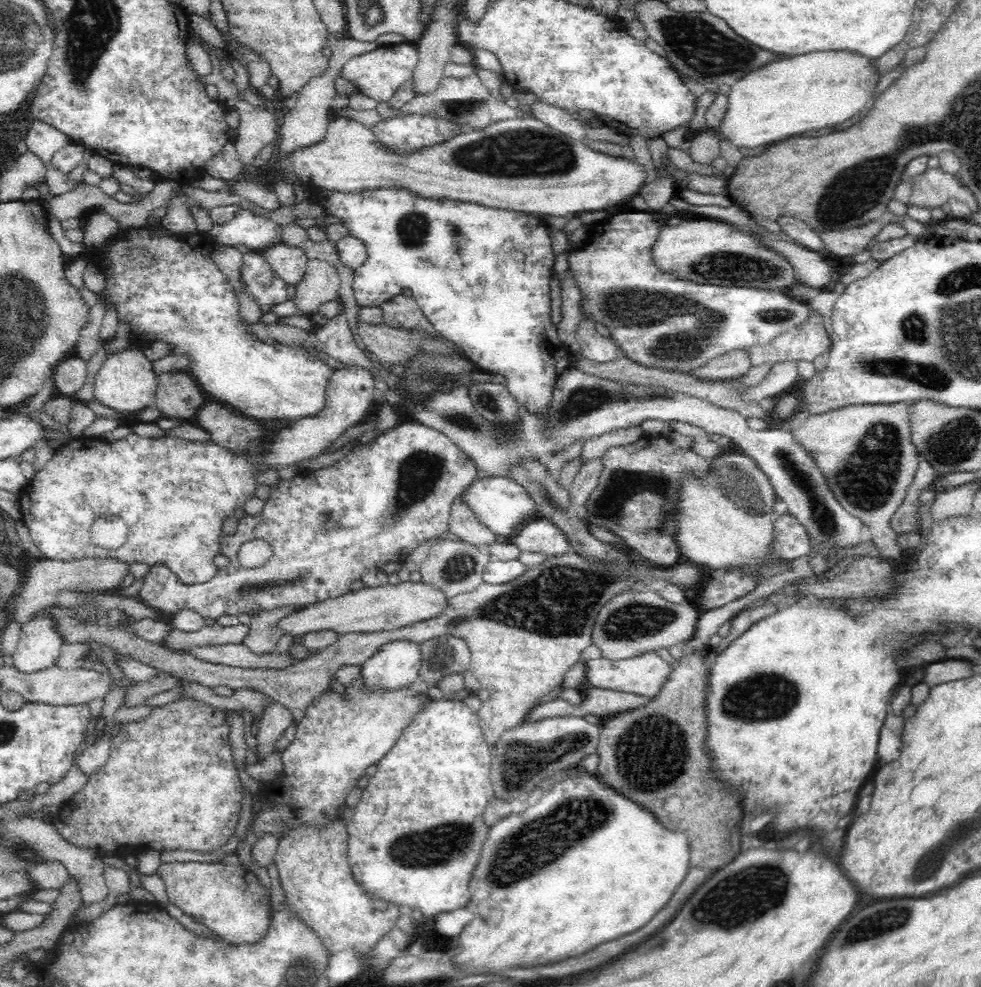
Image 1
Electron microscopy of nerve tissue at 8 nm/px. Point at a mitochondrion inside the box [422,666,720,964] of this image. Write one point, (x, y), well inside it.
(547, 838)

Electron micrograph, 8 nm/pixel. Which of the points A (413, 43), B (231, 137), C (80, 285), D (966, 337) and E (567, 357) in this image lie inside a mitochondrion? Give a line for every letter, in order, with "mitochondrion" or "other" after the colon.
A: other
B: other
C: other
D: mitochondrion
E: other

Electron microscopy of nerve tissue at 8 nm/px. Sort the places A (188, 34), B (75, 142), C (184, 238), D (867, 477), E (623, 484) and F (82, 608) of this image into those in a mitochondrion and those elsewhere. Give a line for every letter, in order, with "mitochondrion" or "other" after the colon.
A: other
B: other
C: other
D: mitochondrion
E: mitochondrion
F: mitochondrion

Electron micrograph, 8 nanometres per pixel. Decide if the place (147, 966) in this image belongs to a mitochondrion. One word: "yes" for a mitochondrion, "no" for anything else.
no

